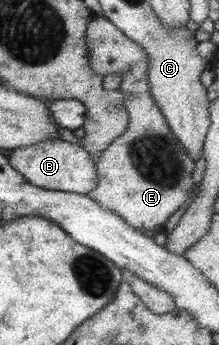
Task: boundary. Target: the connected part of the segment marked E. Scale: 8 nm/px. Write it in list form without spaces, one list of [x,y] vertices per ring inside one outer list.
[[[104,16],[89,22],[85,45],[87,61],[95,74],[104,77],[113,72],[122,74],[120,89],[125,94],[123,103],[129,118],[124,134],[115,138],[95,163],[97,185],[87,195],[142,233],[161,230],[162,223],[191,196],[196,161],[186,156],[151,95],[149,58],[144,48]]]

